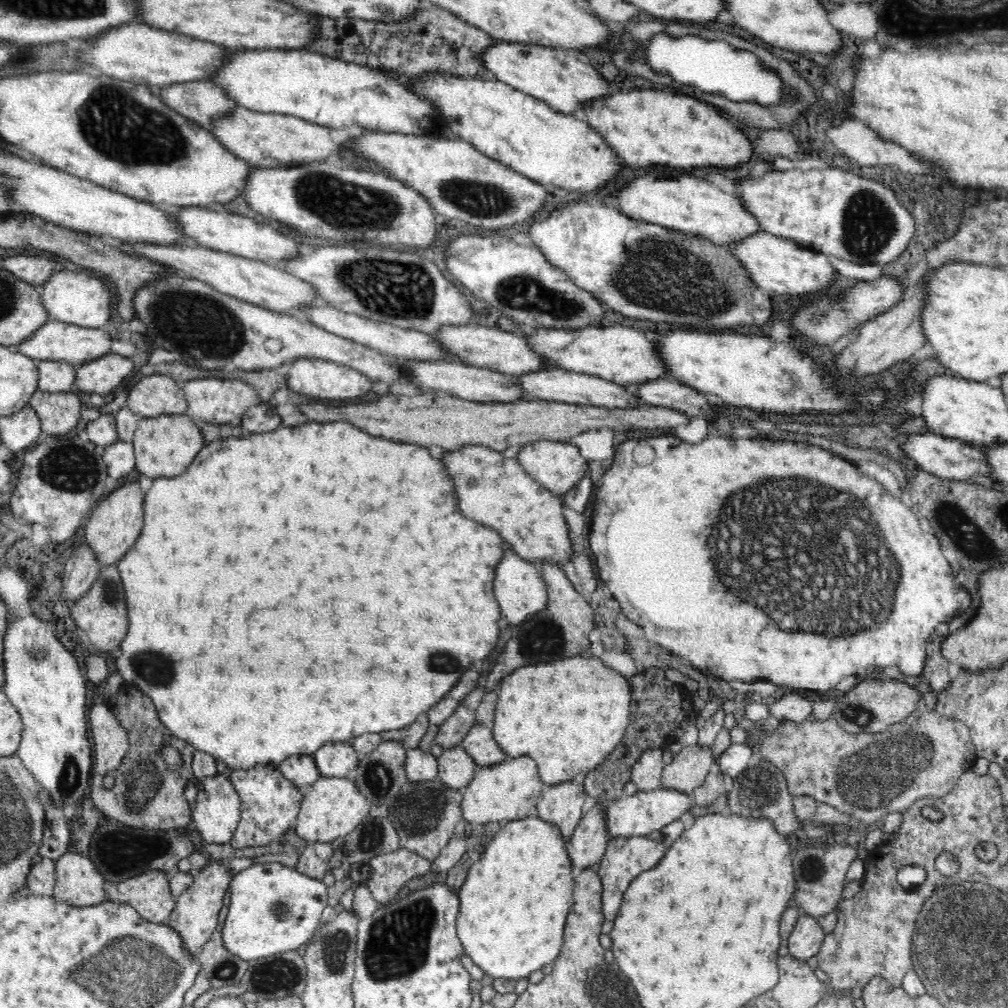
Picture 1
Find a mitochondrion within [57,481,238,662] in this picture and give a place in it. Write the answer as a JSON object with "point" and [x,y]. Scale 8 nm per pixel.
{"point":[110,590]}

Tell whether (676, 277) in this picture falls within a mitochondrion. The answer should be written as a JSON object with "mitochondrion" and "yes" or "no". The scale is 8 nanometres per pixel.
{"mitochondrion":"yes"}

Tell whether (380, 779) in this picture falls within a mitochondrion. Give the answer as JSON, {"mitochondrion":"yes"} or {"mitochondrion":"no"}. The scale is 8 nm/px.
{"mitochondrion":"yes"}

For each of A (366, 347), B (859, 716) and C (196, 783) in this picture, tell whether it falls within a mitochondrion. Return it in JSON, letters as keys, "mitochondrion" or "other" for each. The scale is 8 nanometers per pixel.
{"A":"other","B":"mitochondrion","C":"other"}

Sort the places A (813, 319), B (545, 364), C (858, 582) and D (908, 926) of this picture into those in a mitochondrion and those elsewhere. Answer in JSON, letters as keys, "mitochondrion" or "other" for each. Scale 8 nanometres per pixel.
{"A":"mitochondrion","B":"other","C":"mitochondrion","D":"mitochondrion"}

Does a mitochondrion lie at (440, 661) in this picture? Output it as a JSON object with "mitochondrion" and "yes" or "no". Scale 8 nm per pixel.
{"mitochondrion":"yes"}

